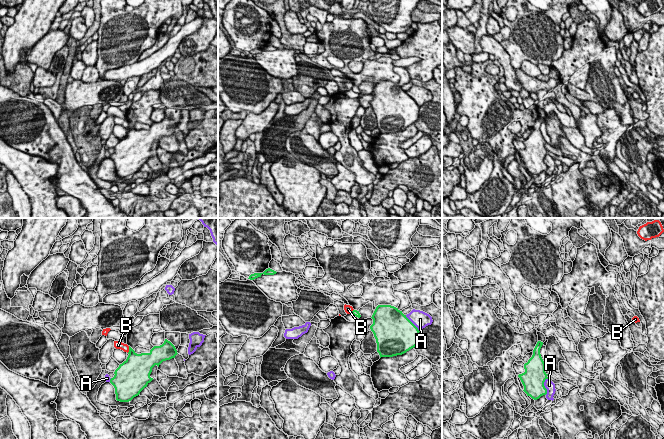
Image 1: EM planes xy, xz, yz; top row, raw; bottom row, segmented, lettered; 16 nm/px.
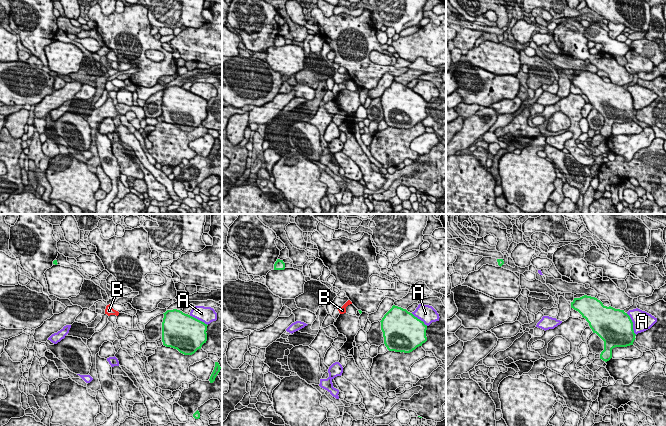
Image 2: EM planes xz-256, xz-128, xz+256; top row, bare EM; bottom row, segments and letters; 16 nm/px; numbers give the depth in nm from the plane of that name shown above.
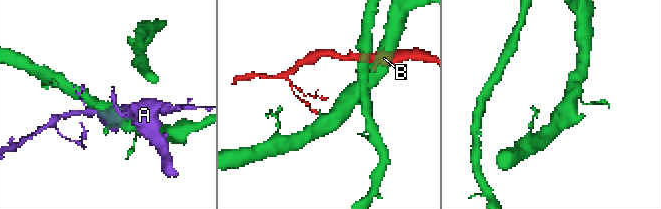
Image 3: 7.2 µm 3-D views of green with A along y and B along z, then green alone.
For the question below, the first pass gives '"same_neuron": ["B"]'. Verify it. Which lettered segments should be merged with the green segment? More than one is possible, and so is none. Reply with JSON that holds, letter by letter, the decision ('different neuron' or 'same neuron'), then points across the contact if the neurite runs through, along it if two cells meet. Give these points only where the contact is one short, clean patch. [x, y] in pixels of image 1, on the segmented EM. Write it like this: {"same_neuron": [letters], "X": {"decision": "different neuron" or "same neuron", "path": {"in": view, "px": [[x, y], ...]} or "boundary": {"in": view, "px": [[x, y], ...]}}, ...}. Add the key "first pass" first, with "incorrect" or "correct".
{"first pass": "incorrect", "same_neuron": [], "A": {"decision": "different neuron"}, "B": {"decision": "different neuron"}}

